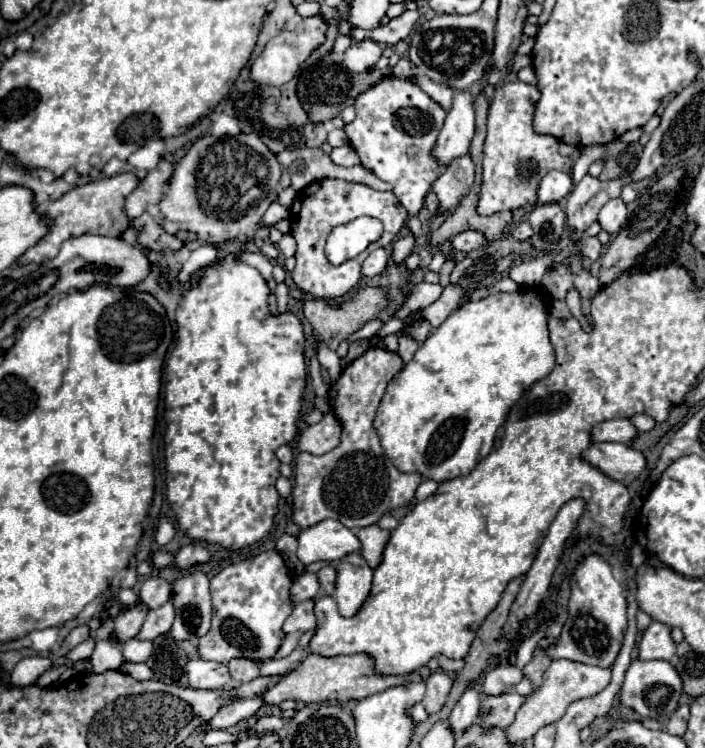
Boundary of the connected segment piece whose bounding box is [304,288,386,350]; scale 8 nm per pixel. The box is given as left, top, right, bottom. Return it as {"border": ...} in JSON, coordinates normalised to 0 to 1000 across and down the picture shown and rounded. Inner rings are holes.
{"border":[[[516,385],[502,398],[479,406],[465,406],[462,401],[437,401],[431,406],[431,422],[440,428],[448,447],[457,449],[460,460],[468,468],[477,468],[485,455],[494,455],[519,430],[533,428],[545,412],[548,412],[548,390],[542,385]]]}

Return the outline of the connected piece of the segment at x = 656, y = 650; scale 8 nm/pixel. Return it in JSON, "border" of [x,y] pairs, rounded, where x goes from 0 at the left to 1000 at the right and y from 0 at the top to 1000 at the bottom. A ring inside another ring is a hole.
{"border":[[[925,832],[908,856],[911,882],[950,882],[959,874],[953,840],[942,832]]]}

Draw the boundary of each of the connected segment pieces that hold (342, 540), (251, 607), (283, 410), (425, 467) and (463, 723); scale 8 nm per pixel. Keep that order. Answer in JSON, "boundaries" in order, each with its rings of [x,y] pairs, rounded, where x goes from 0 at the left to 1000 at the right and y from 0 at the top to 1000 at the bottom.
{"boundaries":[[[[457,695],[423,714],[423,749],[428,754],[451,749],[474,751],[511,735],[513,727],[508,717],[479,695]]],[[[380,735],[360,746],[326,754],[298,775],[301,794],[301,840],[281,856],[281,874],[287,882],[323,888],[329,880],[355,880],[369,888],[389,882],[403,858],[403,829],[414,821],[411,802],[414,770],[397,738]]],[[[329,337],[309,350],[292,356],[284,364],[284,377],[272,382],[255,401],[250,414],[250,433],[252,433],[252,460],[241,473],[235,487],[235,516],[233,516],[233,537],[235,537],[235,586],[233,586],[233,604],[235,604],[235,666],[247,684],[252,706],[261,717],[292,725],[292,727],[312,727],[315,733],[332,738],[349,730],[369,725],[380,717],[389,706],[389,690],[394,684],[397,663],[389,655],[391,642],[397,639],[397,615],[391,612],[391,602],[403,594],[411,594],[423,586],[423,564],[428,559],[428,537],[431,537],[431,519],[434,519],[434,476],[431,476],[431,439],[426,425],[406,414],[400,420],[386,420],[380,409],[383,385],[380,377],[372,372],[366,358],[340,350],[338,342],[343,337]]],[[[757,385],[706,390],[681,404],[661,404],[644,414],[590,468],[587,479],[553,511],[536,545],[530,572],[548,610],[567,631],[596,631],[601,639],[633,644],[661,636],[695,607],[706,572],[740,527],[777,503],[789,484],[777,444],[777,401]]],[[[664,920],[655,933],[647,939],[638,960],[635,960],[635,968],[644,979],[650,976],[658,976],[664,971],[672,968],[675,957],[678,957],[678,944],[681,944],[681,925],[672,922],[672,920]]]]}

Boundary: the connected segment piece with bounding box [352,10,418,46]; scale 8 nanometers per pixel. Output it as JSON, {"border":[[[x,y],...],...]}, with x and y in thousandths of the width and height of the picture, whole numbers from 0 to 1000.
{"border":[[[576,13],[576,16],[567,19],[565,24],[556,24],[548,35],[528,37],[528,40],[502,37],[502,40],[499,40],[499,51],[502,51],[502,53],[525,51],[525,53],[530,53],[530,56],[556,61],[556,59],[579,51],[579,45],[584,43],[584,37],[587,37],[590,29],[593,29],[593,13]]]}

